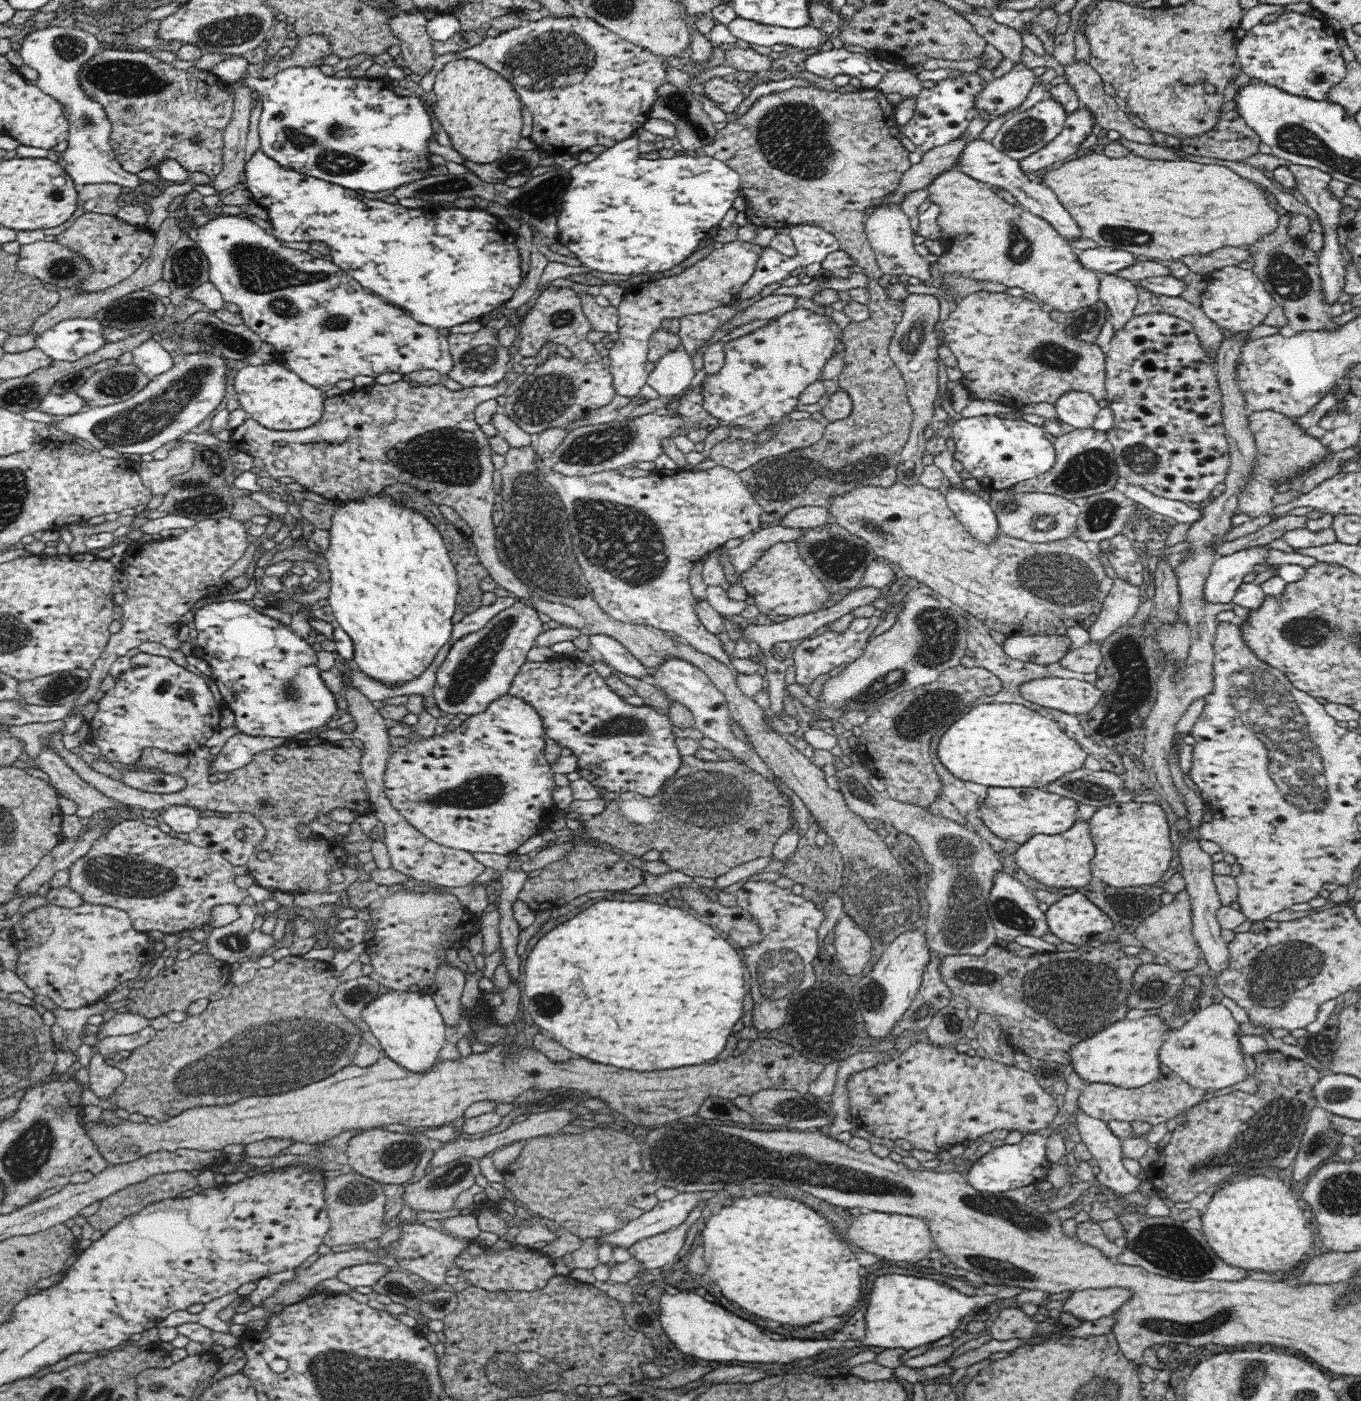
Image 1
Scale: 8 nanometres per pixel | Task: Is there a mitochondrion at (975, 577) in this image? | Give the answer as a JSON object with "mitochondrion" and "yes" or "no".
{"mitochondrion":"no"}

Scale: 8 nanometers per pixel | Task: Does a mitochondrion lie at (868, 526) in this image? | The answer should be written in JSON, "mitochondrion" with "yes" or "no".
{"mitochondrion":"yes"}

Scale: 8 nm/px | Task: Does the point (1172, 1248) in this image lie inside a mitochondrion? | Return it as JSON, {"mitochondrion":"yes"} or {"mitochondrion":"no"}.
{"mitochondrion":"yes"}

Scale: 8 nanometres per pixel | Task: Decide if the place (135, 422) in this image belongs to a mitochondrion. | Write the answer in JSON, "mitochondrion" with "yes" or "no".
{"mitochondrion":"yes"}

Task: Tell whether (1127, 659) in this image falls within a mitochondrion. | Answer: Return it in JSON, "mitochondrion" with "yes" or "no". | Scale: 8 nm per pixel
{"mitochondrion":"yes"}

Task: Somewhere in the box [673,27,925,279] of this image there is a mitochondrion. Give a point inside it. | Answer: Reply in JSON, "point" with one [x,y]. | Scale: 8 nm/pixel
{"point":[793,136]}

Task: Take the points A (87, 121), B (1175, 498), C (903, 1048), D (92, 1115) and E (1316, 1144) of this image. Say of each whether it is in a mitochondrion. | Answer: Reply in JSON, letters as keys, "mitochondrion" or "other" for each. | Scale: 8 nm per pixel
{"A":"mitochondrion","B":"other","C":"other","D":"other","E":"mitochondrion"}

